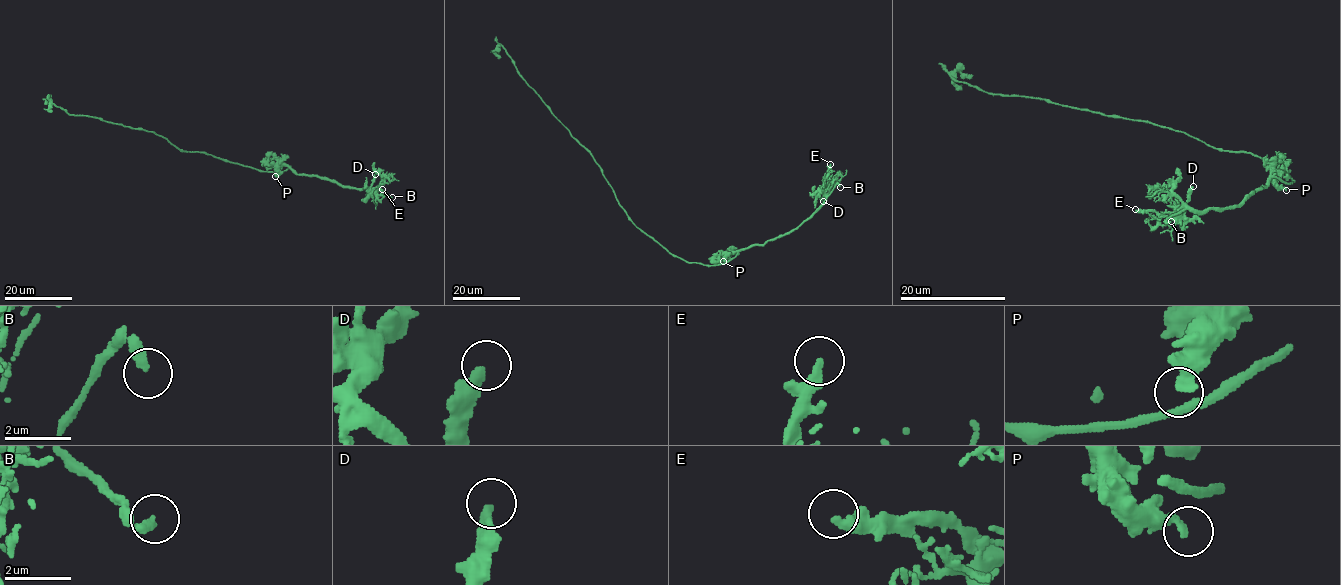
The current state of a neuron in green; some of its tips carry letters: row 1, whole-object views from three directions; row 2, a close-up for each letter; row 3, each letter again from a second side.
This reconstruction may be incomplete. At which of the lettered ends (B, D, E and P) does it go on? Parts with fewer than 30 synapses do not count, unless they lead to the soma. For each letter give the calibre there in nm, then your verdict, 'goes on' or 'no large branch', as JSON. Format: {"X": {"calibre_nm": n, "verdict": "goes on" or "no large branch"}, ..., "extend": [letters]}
{"B": {"calibre_nm": 280, "verdict": "goes on"}, "D": {"calibre_nm": 320, "verdict": "no large branch"}, "E": {"calibre_nm": 340, "verdict": "no large branch"}, "P": {"calibre_nm": 260, "verdict": "no large branch"}, "extend": ["B"]}

